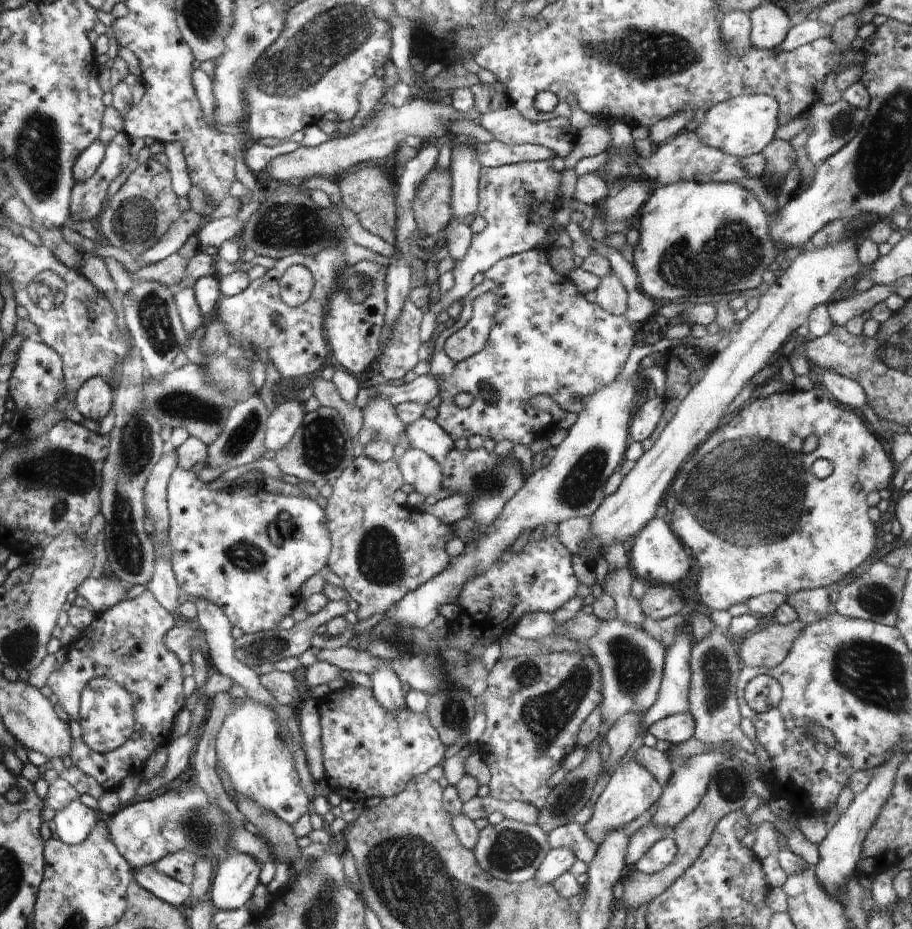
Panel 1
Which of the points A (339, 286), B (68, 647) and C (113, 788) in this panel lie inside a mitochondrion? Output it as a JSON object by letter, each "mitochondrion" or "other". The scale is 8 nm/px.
{"A":"other","B":"other","C":"other"}

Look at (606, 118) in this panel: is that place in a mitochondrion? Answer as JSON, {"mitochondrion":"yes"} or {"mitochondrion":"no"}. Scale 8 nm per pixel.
{"mitochondrion":"no"}

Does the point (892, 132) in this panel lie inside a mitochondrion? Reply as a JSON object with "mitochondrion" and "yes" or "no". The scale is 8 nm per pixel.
{"mitochondrion":"yes"}

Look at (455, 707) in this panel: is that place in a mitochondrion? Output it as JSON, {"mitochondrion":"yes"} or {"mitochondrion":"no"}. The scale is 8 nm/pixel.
{"mitochondrion":"yes"}

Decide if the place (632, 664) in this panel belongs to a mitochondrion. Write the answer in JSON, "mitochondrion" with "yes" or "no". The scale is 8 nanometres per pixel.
{"mitochondrion":"yes"}

